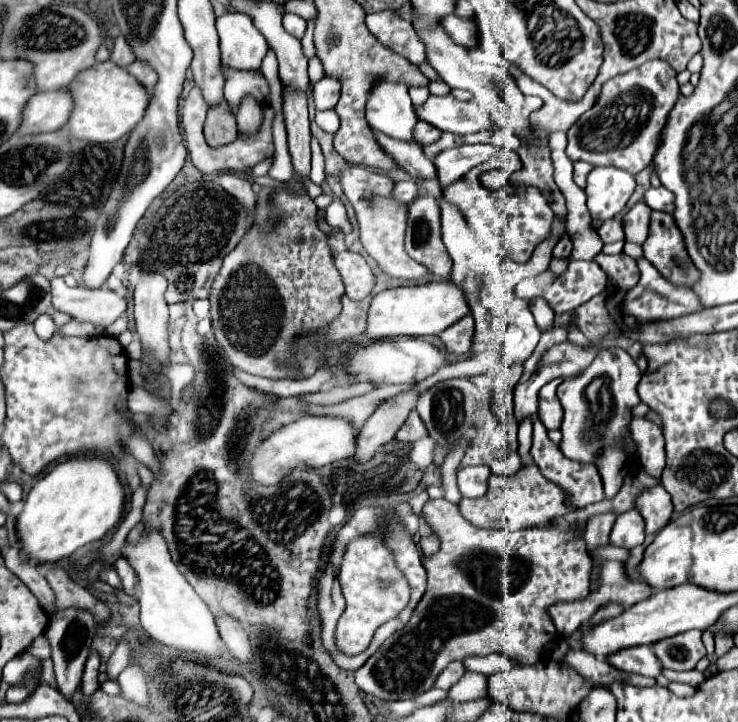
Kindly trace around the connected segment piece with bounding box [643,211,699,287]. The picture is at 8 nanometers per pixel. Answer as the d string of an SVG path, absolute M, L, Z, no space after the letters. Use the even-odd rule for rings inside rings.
M653 211L649 237L643 243L647 261L669 281L679 285L693 285L699 279L699 271L693 267L687 257L683 237L675 227L675 221L669 213Z

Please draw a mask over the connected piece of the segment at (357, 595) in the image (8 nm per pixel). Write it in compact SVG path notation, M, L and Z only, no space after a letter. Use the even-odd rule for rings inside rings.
M371 533L349 541L343 563L337 575L343 595L347 599L347 609L341 615L335 629L335 645L345 655L359 655L371 643L371 637L379 625L397 617L409 601L409 585L399 567L395 565L395 557L385 543L385 533ZM385 581L389 589L379 589L379 583Z

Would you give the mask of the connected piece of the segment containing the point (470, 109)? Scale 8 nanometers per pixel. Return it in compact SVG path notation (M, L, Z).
M429 95L429 99L423 105L415 107L415 115L417 119L435 125L441 131L451 131L457 135L477 133L493 125L491 117L475 111L473 101L461 103L451 95Z

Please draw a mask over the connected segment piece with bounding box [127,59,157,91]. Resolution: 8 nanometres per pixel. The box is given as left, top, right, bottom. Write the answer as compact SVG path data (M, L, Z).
M133 61L129 67L127 67L127 71L133 75L133 77L137 77L149 91L155 87L155 81L157 81L157 77L155 77L155 71L145 63L145 61Z

